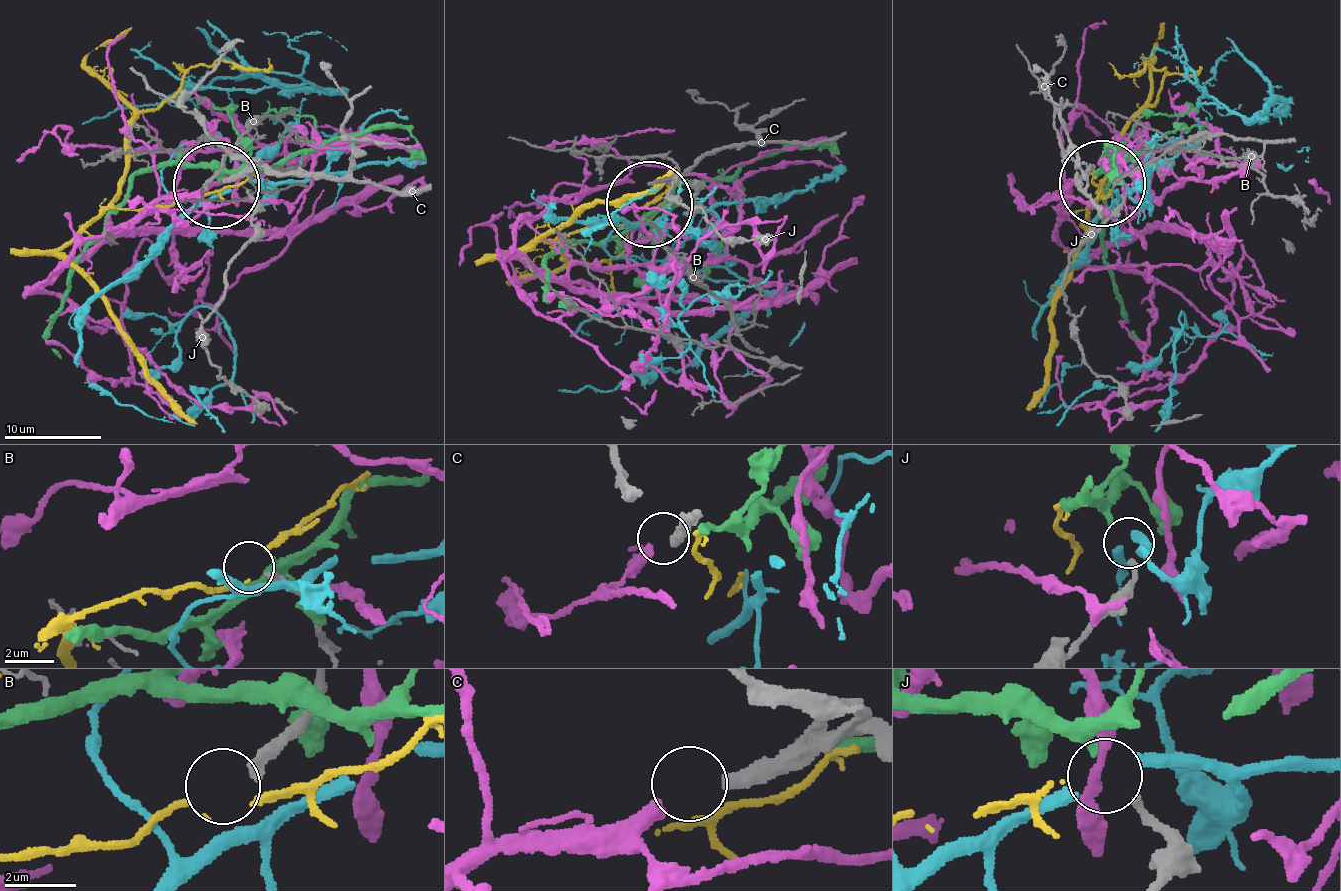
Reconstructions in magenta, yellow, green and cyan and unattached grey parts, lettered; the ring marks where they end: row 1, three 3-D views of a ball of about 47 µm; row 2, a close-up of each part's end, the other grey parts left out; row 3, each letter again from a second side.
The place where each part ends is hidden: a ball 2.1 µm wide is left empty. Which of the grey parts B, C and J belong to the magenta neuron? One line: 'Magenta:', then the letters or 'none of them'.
Magenta: C

